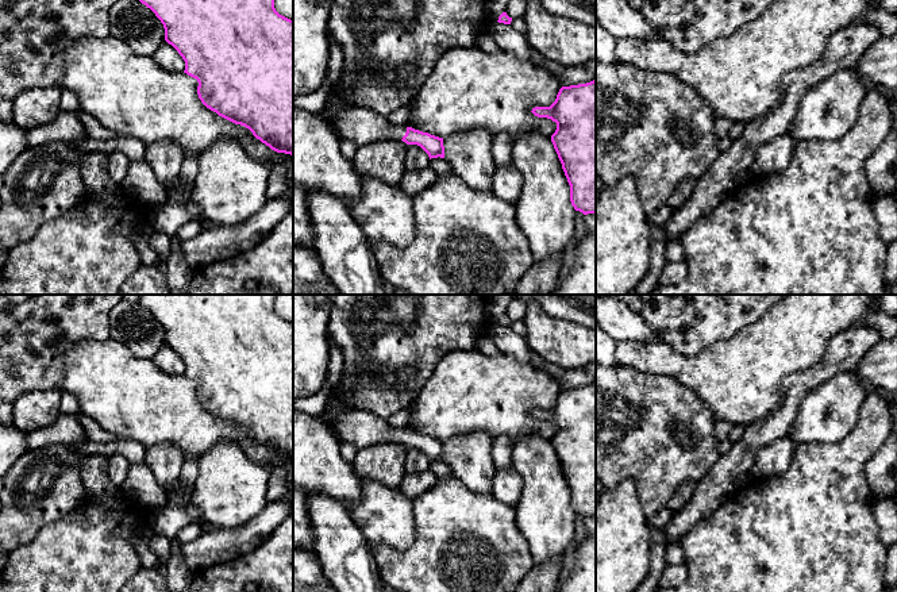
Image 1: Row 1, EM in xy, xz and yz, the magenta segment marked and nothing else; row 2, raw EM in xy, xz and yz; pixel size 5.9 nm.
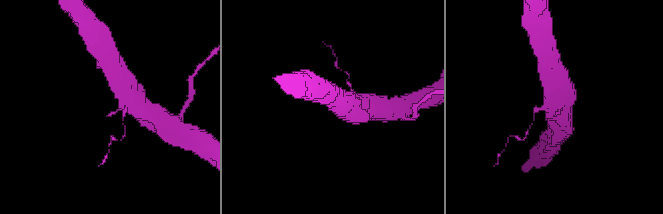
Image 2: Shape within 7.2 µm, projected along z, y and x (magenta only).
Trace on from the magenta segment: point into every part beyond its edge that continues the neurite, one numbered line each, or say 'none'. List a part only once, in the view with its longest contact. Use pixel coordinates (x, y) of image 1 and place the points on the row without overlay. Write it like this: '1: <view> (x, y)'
1: xz (361, 429)

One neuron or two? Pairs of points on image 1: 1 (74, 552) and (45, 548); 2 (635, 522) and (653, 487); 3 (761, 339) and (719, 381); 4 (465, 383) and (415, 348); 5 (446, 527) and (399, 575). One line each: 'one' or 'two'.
1: one
2: two
3: one
4: two
5: one

